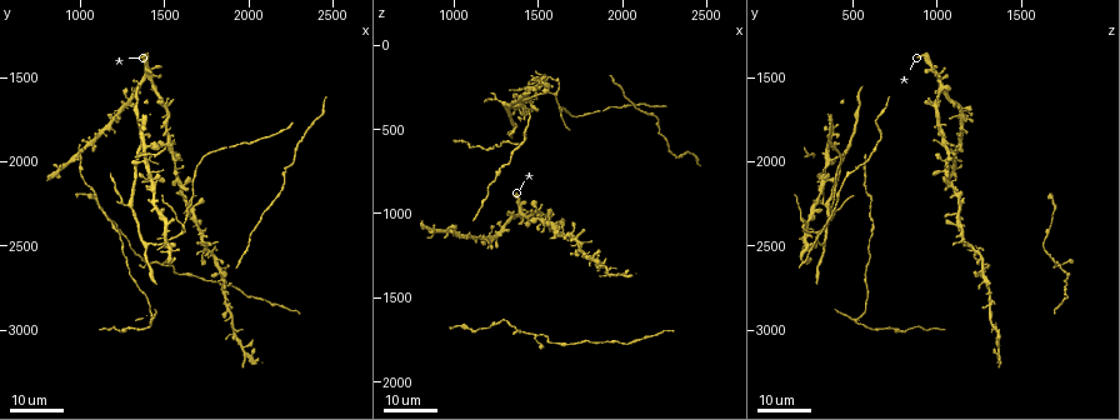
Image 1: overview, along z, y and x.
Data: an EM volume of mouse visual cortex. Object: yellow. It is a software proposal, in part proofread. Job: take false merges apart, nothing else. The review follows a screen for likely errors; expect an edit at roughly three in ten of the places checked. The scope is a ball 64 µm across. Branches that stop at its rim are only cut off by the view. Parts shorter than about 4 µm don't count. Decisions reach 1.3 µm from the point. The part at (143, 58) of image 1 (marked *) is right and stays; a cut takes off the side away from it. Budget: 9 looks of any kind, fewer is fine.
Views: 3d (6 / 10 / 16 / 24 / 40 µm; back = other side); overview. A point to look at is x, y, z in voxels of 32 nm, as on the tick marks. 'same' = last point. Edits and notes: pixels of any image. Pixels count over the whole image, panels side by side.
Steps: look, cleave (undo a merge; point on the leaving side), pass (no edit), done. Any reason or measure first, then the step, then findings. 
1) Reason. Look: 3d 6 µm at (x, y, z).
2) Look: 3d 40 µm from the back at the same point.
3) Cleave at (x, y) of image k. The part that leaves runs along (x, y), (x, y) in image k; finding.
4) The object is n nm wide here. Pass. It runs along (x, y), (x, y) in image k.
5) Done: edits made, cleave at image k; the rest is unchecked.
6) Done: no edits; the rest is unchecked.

Looks like a crossing. Look: 3d 24 µm at (1400, 1500, 1000).

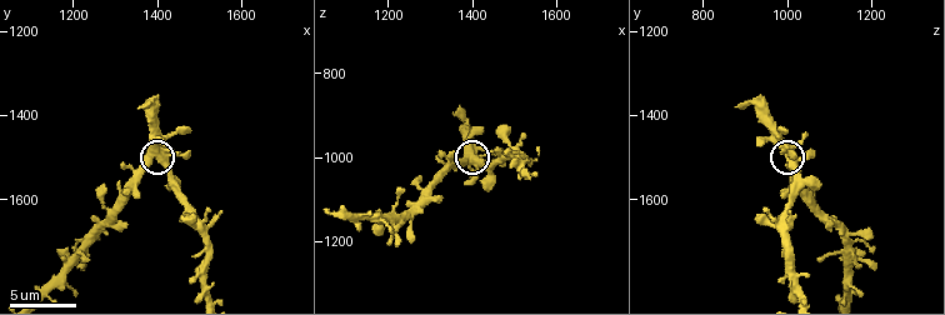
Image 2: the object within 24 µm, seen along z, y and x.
Zoom in. Look: 3d 6 µm at (1395, 1495, 1005).

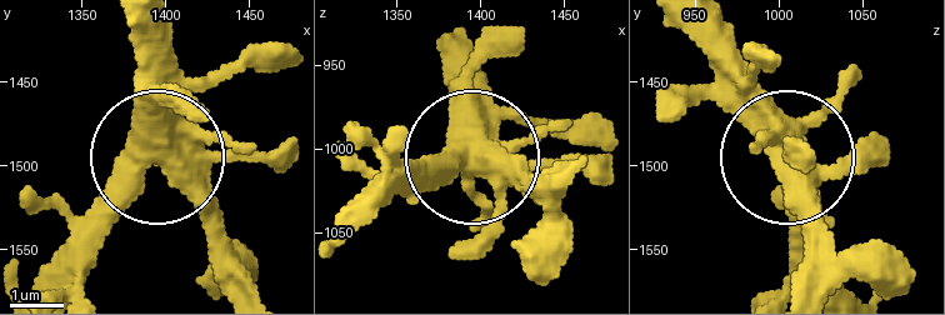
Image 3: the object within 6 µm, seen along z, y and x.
Pass. It runs along (145, 21), (145, 169), (69, 245) in image 3; all the same cell.

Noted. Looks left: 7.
Four arms meet. Look: 3d 10 µm at (1500, 1670, 985).

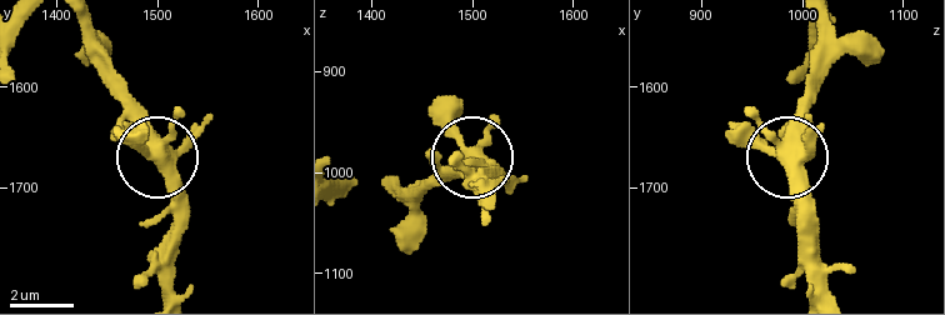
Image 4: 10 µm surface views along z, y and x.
The side arm is 18 µm long. Pass. Continuous, no second cell.

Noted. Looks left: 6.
Look: 3d 16 µm at (2200, 2060, 480).

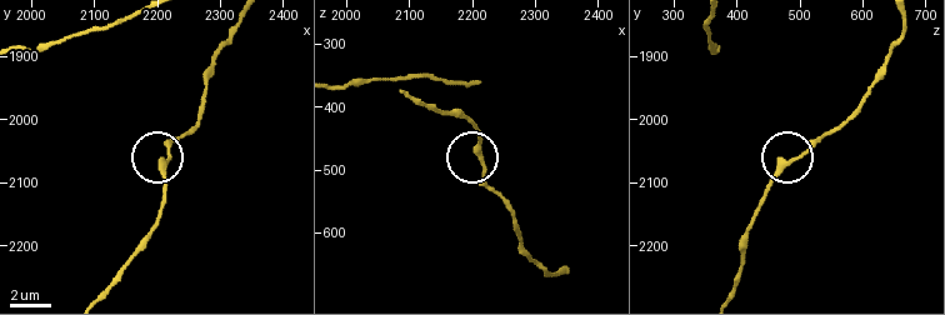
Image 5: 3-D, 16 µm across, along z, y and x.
Look: 3d 6 µm at (2205, 2070, 475).

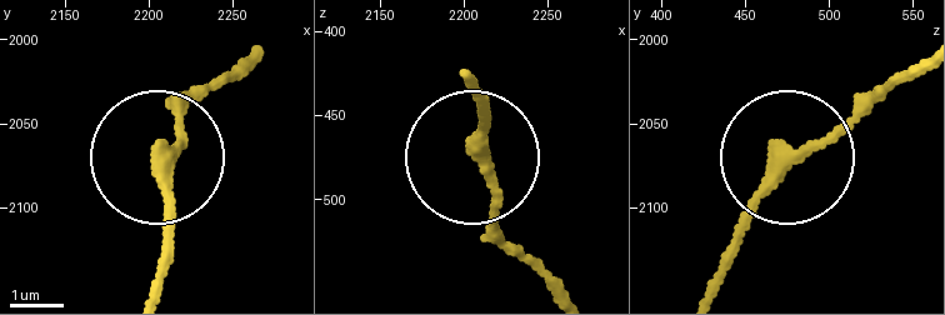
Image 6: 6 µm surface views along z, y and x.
The object is 280 nm wide here. Pass. One cell here.

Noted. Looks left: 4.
Four arms meet. Look: 3d 16 µm at (1860, 2840, 1320).

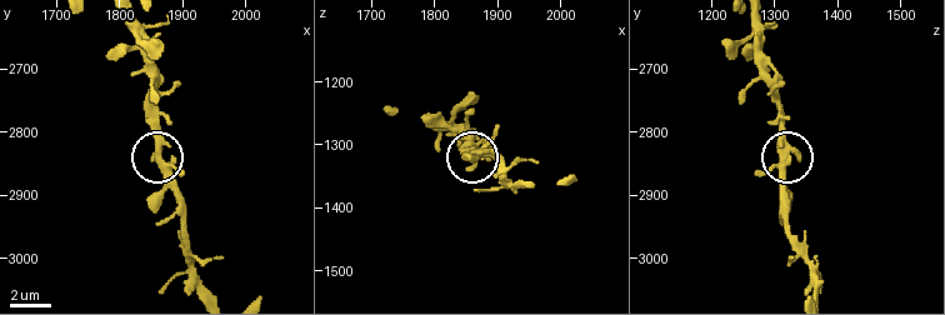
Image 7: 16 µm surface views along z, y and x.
Look: 3d 6 µm at the same point.

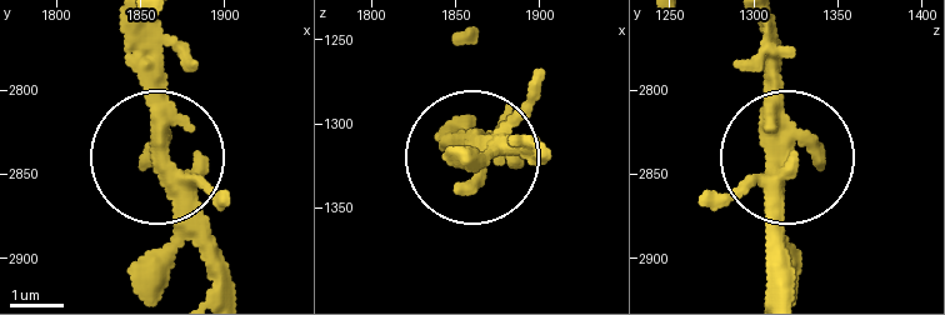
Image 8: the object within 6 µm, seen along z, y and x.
The object is 330 nm wide here. Pass. Continuous, no second cell.

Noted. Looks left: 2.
Done: no edits; the rest is unchecked.

